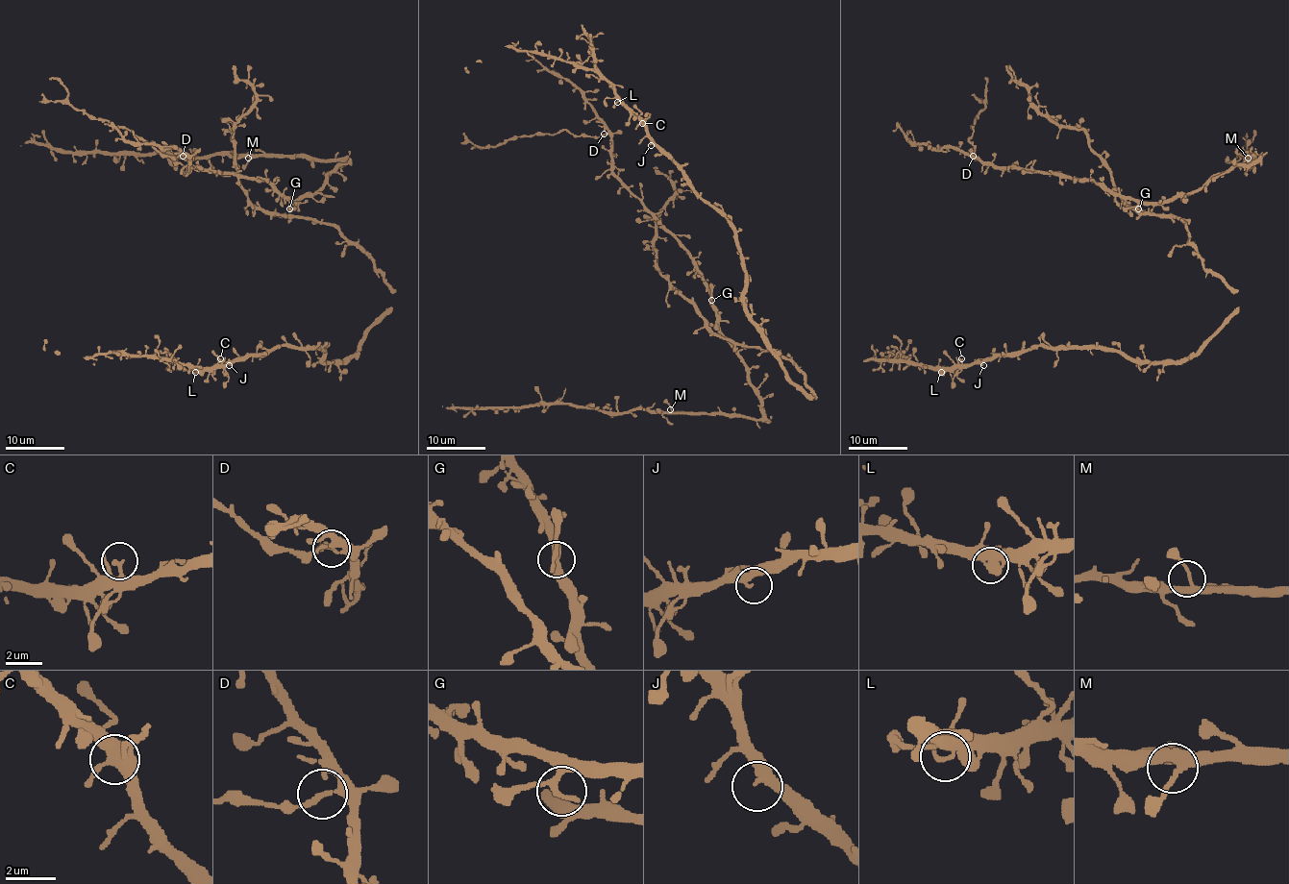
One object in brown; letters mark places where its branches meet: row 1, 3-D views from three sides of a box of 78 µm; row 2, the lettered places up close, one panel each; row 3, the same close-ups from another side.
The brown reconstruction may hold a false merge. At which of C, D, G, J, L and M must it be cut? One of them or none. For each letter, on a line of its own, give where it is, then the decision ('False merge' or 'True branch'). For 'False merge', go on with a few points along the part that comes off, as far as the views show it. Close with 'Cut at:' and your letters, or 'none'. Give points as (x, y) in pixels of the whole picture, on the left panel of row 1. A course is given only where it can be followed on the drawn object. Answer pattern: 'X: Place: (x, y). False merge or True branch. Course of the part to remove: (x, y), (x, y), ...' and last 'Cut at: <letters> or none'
C: Place: (220, 358). True branch
D: Place: (183, 156). False merge. Course of the part to remove: (182, 155), (161, 155), (126, 129), (90, 118), (68, 101), (68, 91), (55, 78), (49, 80)
G: Place: (289, 208). True branch
J: Place: (229, 365). True branch
L: Place: (195, 372). True branch
M: Place: (248, 158). True branch
Cut at: D

